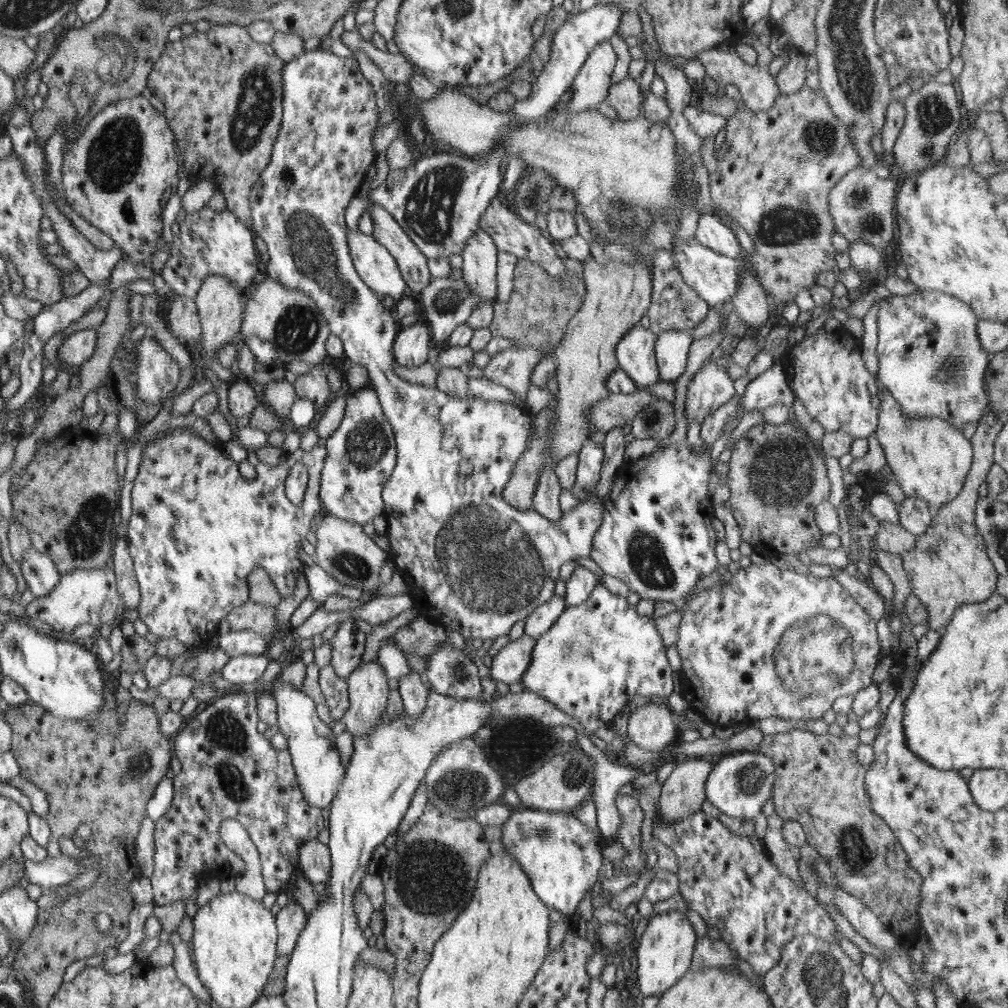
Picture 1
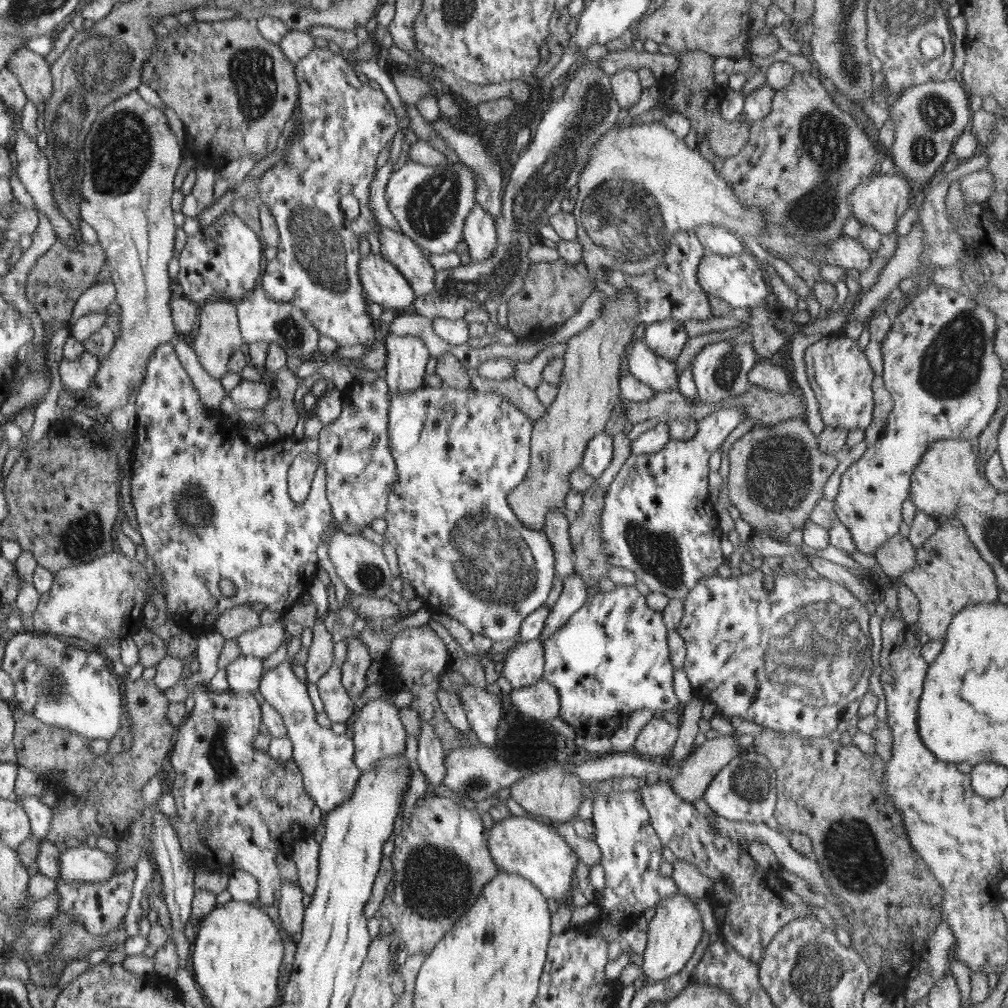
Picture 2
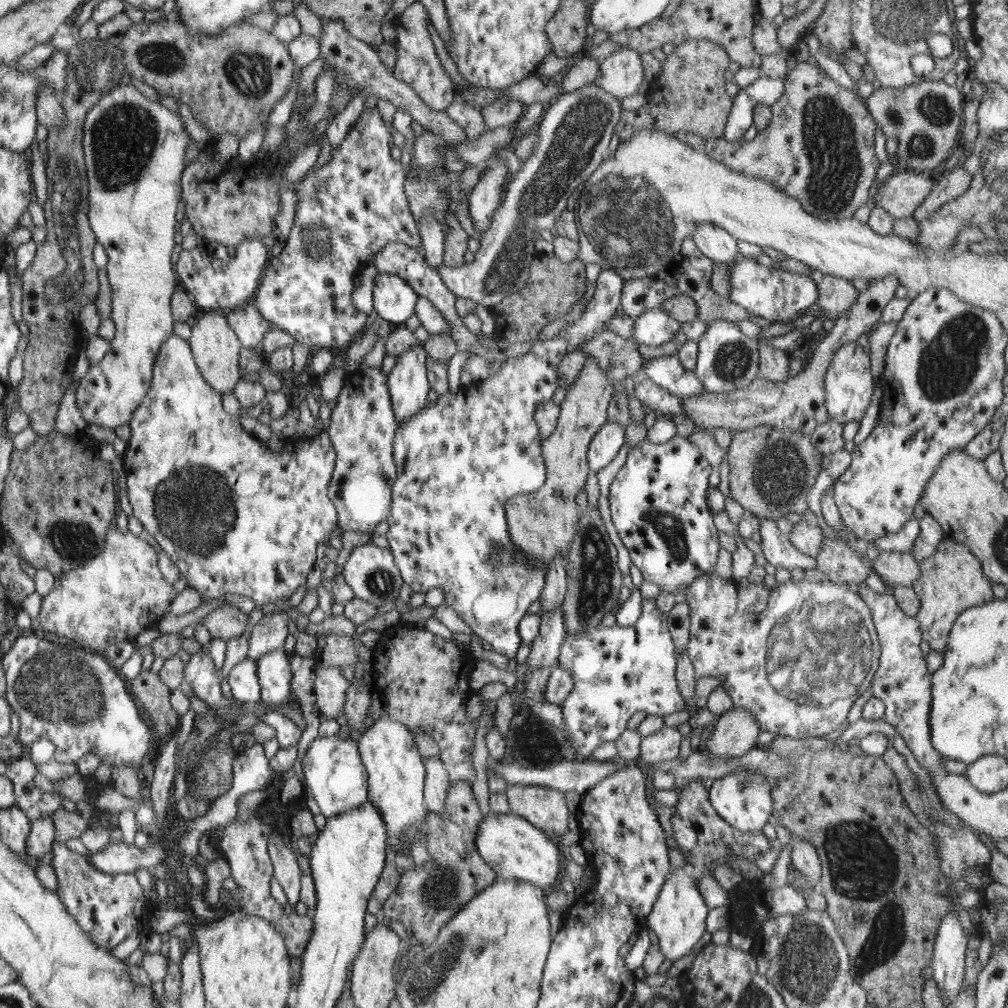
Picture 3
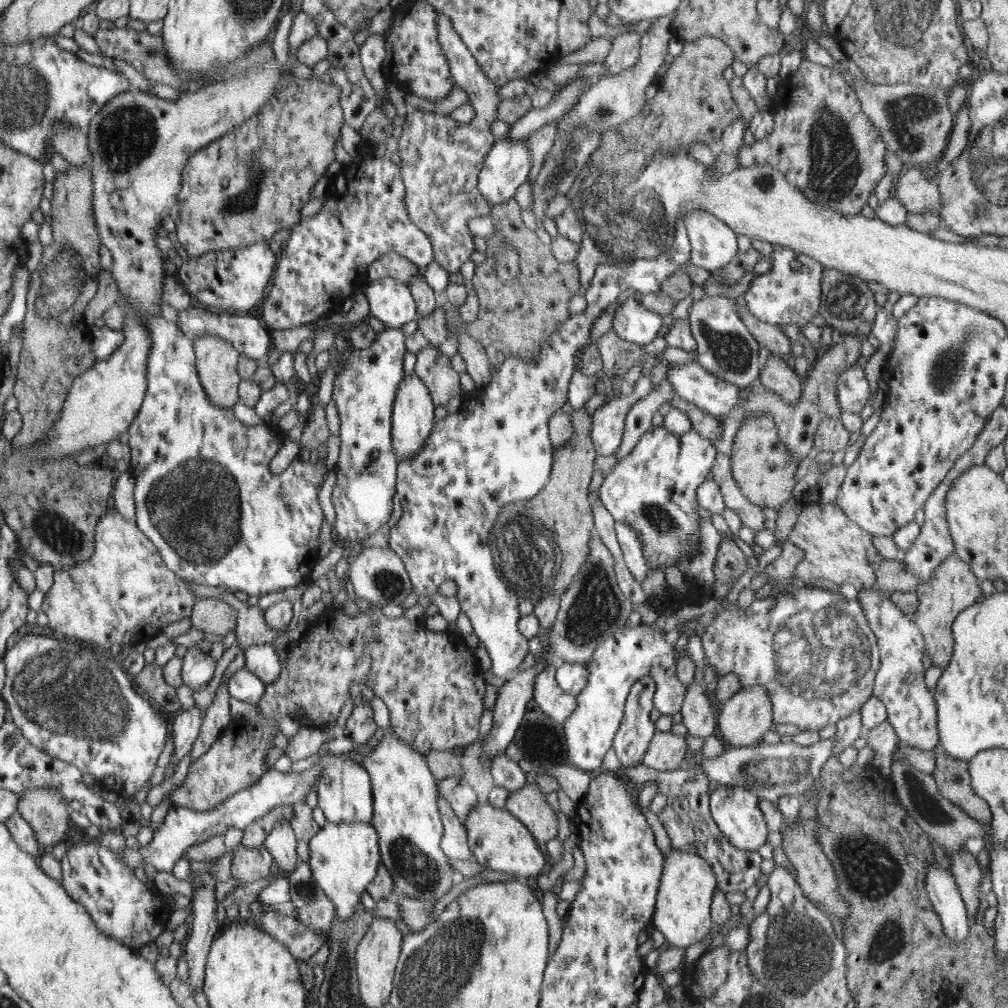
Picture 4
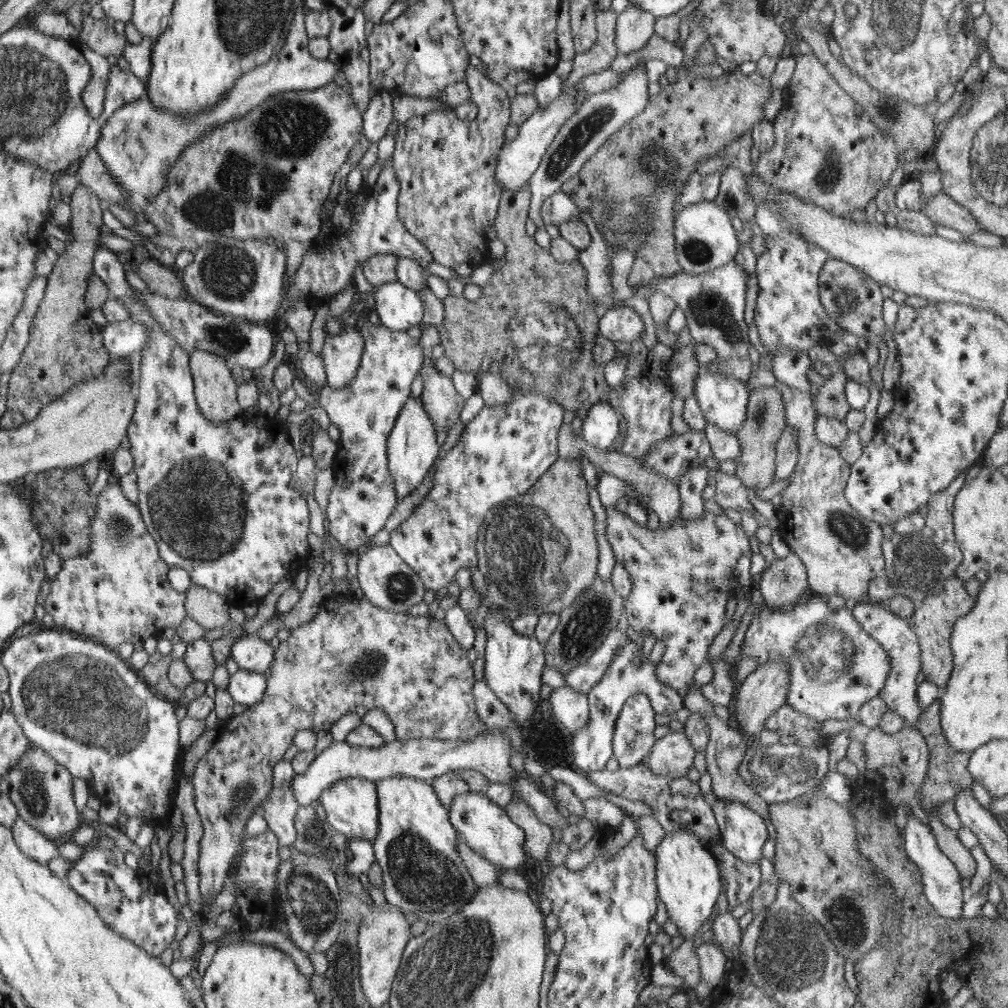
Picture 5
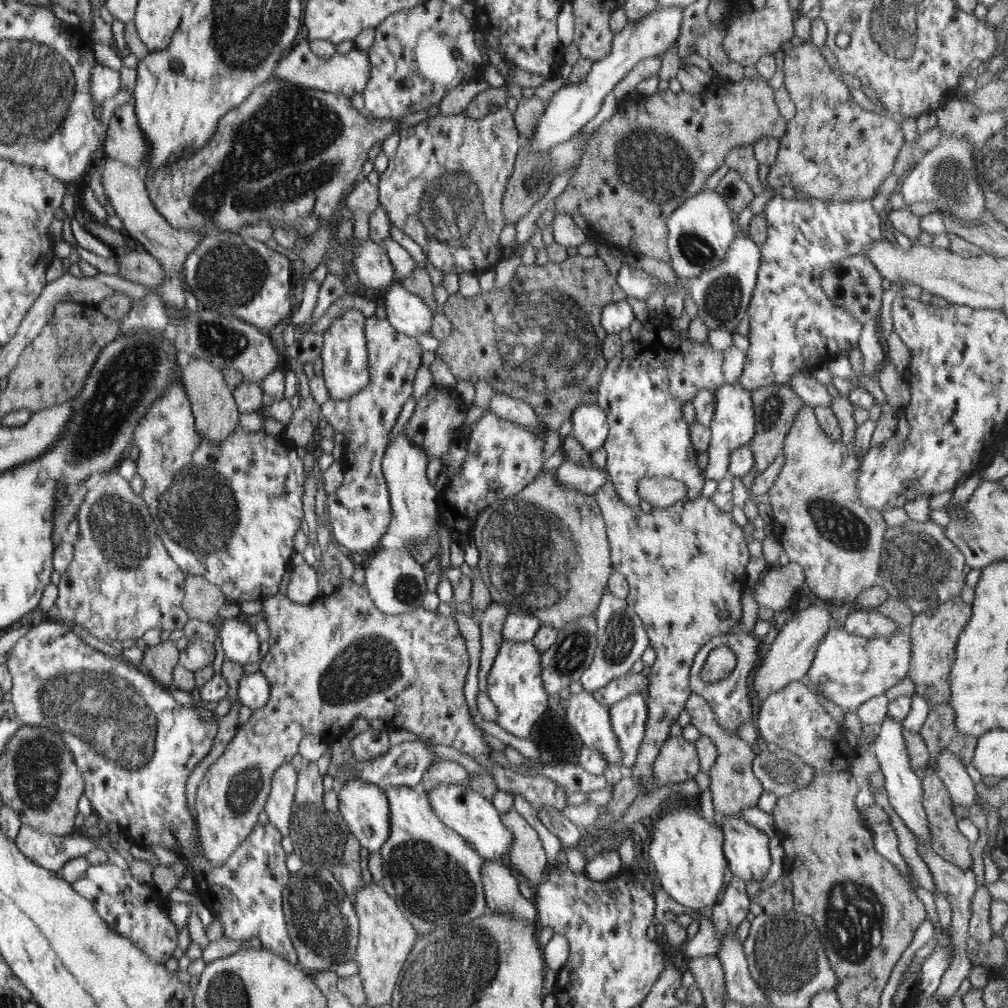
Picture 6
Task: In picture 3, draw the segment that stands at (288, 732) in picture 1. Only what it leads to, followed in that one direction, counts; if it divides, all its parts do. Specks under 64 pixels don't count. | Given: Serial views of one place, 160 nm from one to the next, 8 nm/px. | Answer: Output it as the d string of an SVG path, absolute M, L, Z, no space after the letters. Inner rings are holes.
M274 649L260 656L257 673L261 683L261 700L268 705L284 704L288 707L292 672L283 649ZM316 738L302 758L305 795L312 796L326 819L361 807L368 799L368 770L356 742L339 738Z

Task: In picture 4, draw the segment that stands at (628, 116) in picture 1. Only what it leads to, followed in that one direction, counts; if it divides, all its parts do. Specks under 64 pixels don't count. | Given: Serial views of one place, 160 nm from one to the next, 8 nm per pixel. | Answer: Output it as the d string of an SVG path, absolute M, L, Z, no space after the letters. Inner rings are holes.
M630 30L612 40L611 49L605 58L606 71L604 77L624 72L629 69L639 57L641 49L641 37L638 32ZM554 120L554 122L549 122L544 124L538 132L531 135L526 141L526 147L530 150L530 155L532 156L532 168L528 173L528 181L530 186L533 187L534 183L542 169L545 157L555 147L557 135L557 123L559 120Z

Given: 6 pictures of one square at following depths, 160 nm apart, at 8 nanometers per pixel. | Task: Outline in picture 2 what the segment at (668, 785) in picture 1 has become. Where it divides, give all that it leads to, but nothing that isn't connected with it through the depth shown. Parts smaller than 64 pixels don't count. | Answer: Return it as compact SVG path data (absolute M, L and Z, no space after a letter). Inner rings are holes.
M735 732L730 736L718 735L695 748L673 776L670 788L674 794L691 803L704 797L716 774L742 752L736 736Z

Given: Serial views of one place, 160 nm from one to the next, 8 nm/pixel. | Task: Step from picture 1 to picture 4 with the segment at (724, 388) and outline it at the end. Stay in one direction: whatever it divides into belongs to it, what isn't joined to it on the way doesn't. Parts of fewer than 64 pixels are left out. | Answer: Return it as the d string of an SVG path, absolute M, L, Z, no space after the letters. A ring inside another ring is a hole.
M705 296L692 304L690 312L683 312L689 321L691 333L697 342L697 361L710 374L718 376L739 388L747 388L758 382L760 364L758 362L761 345L738 316L734 299L728 296Z

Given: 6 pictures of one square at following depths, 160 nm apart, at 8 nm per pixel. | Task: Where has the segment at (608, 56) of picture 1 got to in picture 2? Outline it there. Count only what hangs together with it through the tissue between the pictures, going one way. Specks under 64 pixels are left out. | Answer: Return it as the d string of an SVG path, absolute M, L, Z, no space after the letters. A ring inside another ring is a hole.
M594 44L586 50L586 57L583 68L577 71L575 77L567 84L562 97L547 103L540 114L538 122L534 125L533 137L530 144L520 153L518 161L512 168L510 180L501 198L501 213L495 220L497 233L497 244L494 254L488 260L482 262L470 262L466 266L459 265L457 268L437 272L436 290L427 296L420 296L414 304L414 313L430 320L434 318L463 319L466 312L472 308L482 308L488 312L490 319L496 318L498 307L508 302L511 297L521 290L524 278L528 273L530 258L528 251L534 243L539 240L539 229L543 224L549 222L549 218L562 210L561 202L577 182L590 158L593 146L603 137L605 132L611 130L617 122L618 114L621 111L619 104L612 96L610 75L599 68L599 60L608 52L607 45Z

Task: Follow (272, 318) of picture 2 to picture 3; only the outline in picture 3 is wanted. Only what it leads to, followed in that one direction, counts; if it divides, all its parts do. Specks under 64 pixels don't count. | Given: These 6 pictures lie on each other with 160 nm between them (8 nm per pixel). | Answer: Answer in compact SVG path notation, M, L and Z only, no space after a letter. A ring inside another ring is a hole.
M250 304L242 306L242 309L226 311L226 316L233 331L237 333L242 348L256 350L256 346L265 338L264 334L273 330L272 321L262 317L261 310L256 305Z

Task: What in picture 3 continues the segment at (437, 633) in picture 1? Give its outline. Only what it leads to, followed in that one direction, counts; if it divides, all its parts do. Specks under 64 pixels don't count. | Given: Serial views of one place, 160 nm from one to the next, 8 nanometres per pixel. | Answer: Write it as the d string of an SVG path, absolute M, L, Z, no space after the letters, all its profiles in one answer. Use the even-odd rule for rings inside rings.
M412 627L404 634L400 632L384 644L377 642L371 656L374 671L374 688L384 693L388 704L385 716L404 724L413 733L427 733L438 744L440 758L446 765L456 765L471 758L475 746L475 730L466 714L466 702L472 690L469 675L475 667L475 659L465 648L460 649L450 639L433 634L424 627Z

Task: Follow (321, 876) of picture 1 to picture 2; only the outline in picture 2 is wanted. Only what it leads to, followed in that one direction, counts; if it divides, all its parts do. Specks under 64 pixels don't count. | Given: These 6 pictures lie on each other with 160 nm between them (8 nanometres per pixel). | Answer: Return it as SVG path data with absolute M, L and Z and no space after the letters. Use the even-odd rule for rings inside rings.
M313 836L303 837L302 840L297 840L293 852L292 859L296 862L298 884L304 894L312 896L317 888L319 867L321 866L321 846Z

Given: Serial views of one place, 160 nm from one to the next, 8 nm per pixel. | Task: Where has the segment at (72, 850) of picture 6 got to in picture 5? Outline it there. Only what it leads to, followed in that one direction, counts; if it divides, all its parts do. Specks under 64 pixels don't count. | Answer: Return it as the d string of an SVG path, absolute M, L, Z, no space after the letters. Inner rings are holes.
M18 818L12 825L13 839L20 846L21 852L28 854L30 858L48 865L52 860L59 857L60 843L38 832L33 825L24 819Z

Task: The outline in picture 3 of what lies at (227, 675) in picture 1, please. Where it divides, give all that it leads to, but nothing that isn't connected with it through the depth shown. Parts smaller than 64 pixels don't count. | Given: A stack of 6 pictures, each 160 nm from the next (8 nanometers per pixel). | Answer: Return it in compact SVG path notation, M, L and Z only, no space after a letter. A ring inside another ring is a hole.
M246 658L234 666L227 681L236 702L255 704L261 700L261 683L255 659Z

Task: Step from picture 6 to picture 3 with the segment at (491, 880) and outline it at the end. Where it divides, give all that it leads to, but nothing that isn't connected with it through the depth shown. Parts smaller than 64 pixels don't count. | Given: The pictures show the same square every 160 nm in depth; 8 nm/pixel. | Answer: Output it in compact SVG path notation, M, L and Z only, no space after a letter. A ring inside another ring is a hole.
M422 758L425 765L424 800L429 812L443 812L447 802L447 791L451 784L449 775L441 758Z

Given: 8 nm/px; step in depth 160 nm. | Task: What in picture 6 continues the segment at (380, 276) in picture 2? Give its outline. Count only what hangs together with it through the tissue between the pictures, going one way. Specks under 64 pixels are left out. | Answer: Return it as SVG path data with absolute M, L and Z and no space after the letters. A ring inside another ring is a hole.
M400 284L390 287L385 294L386 320L398 331L416 339L432 326L432 310L417 294Z

